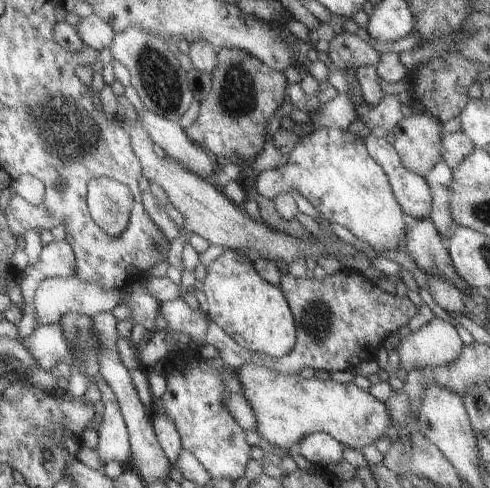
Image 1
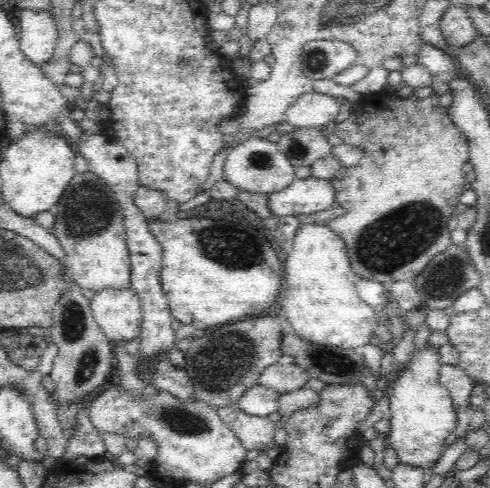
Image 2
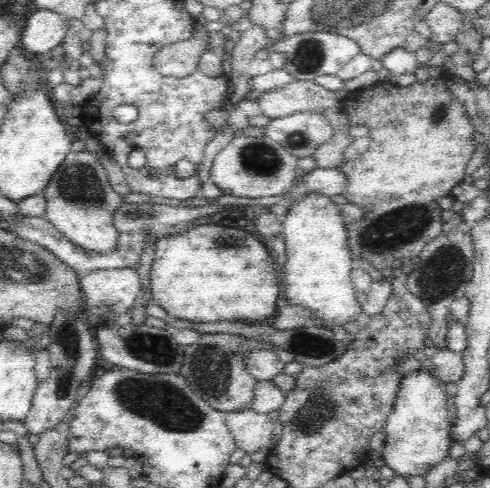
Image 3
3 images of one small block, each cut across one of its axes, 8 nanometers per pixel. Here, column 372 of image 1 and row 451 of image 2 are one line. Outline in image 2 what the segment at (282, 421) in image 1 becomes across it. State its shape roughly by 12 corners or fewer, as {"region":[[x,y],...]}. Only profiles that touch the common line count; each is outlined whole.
{"region":[[428,344],[398,374],[390,448],[428,472],[456,432],[456,406]]}

